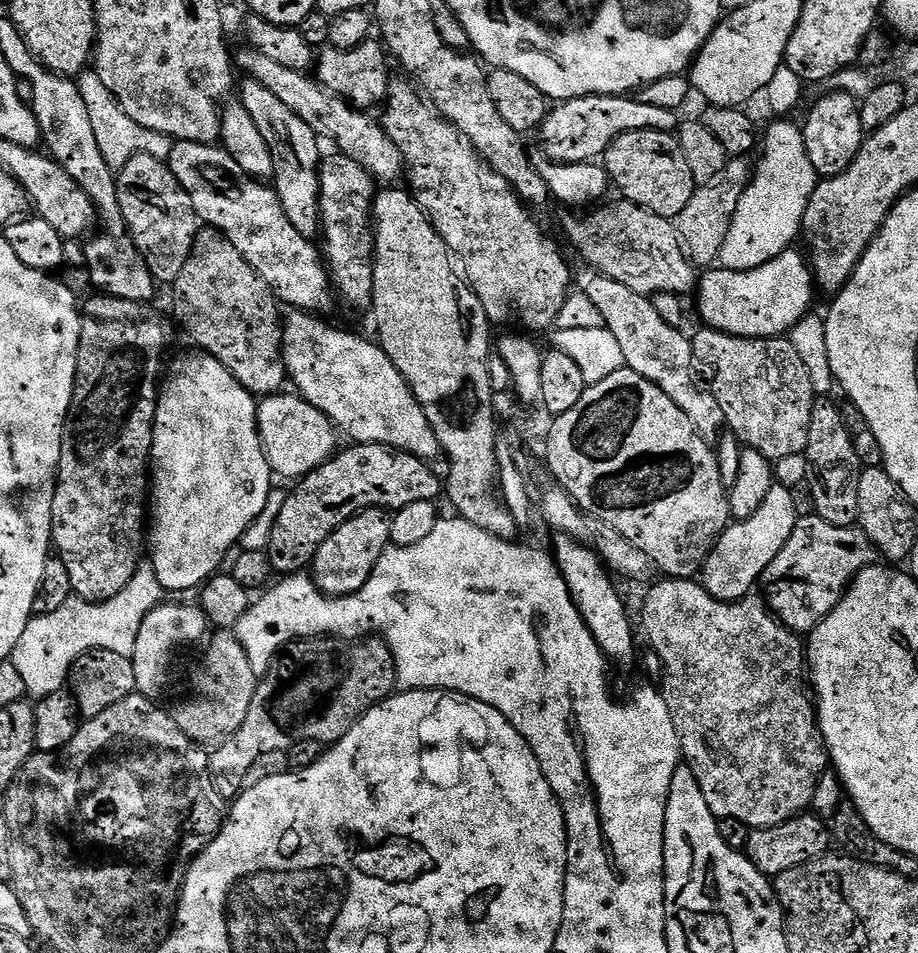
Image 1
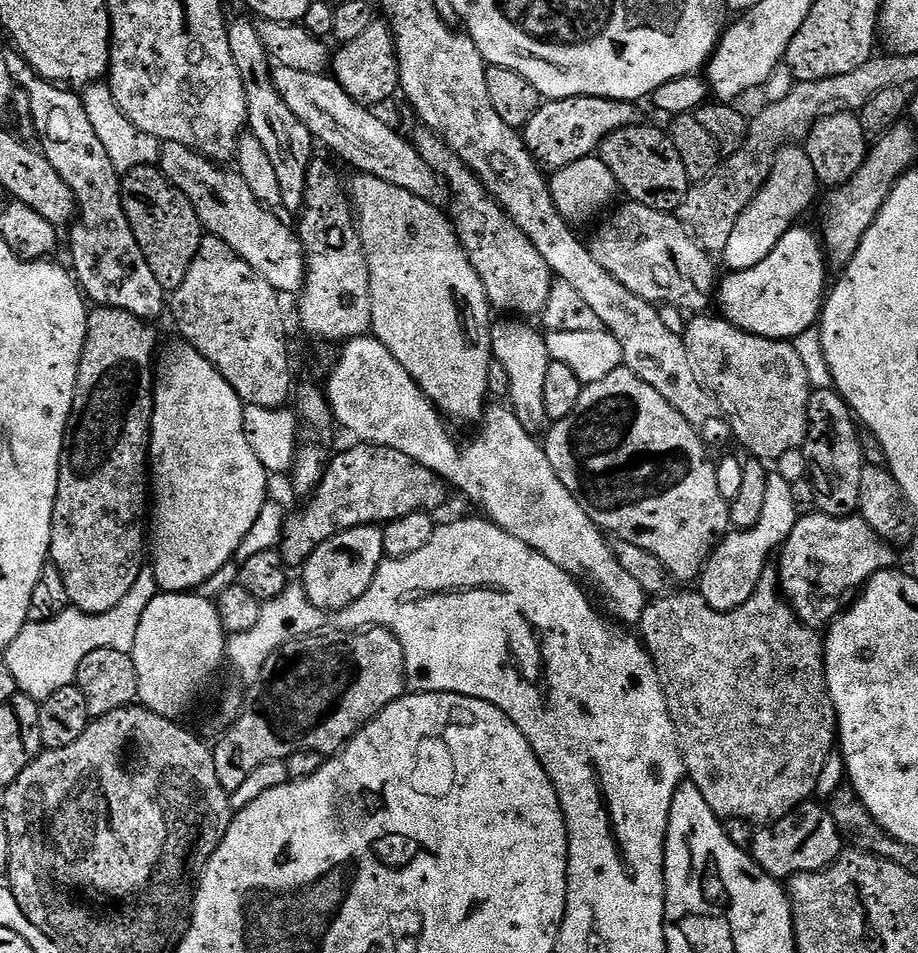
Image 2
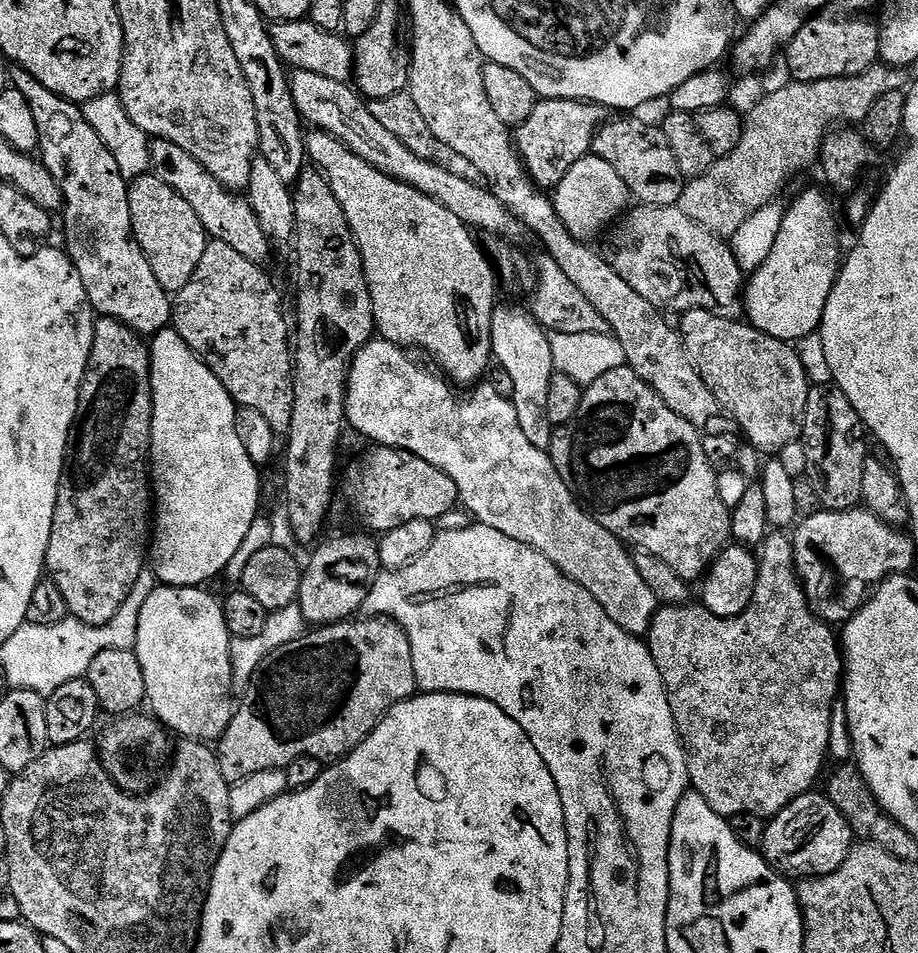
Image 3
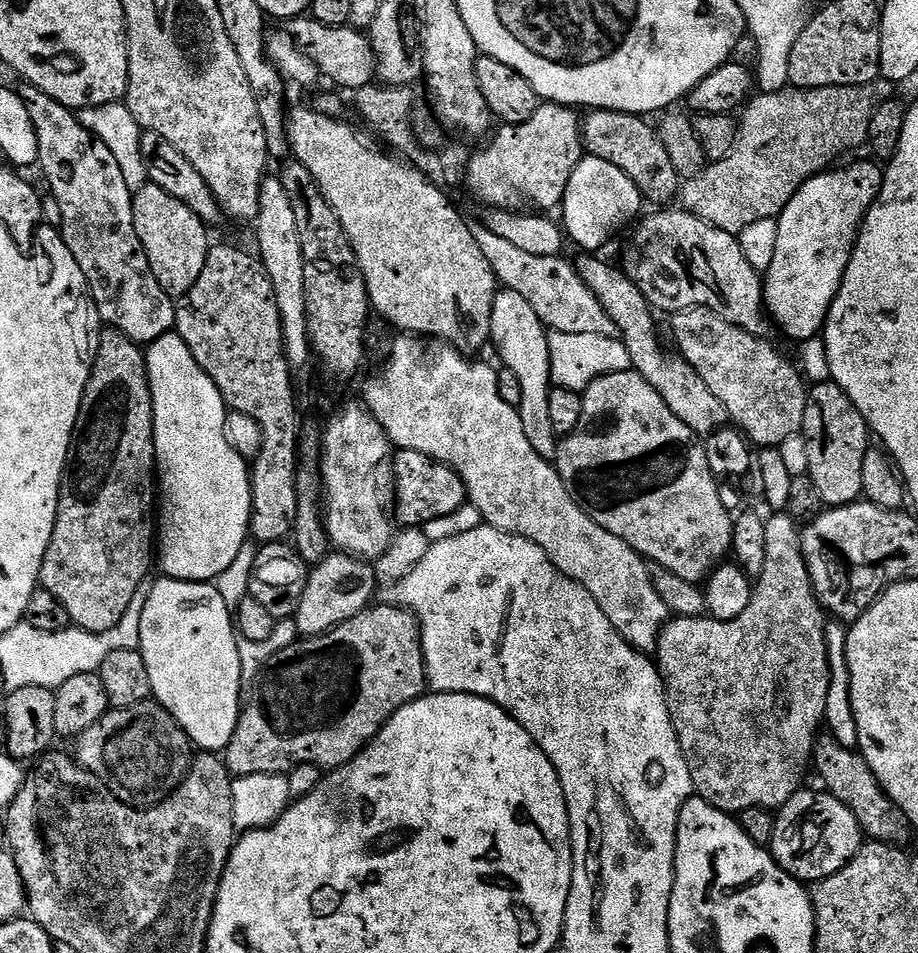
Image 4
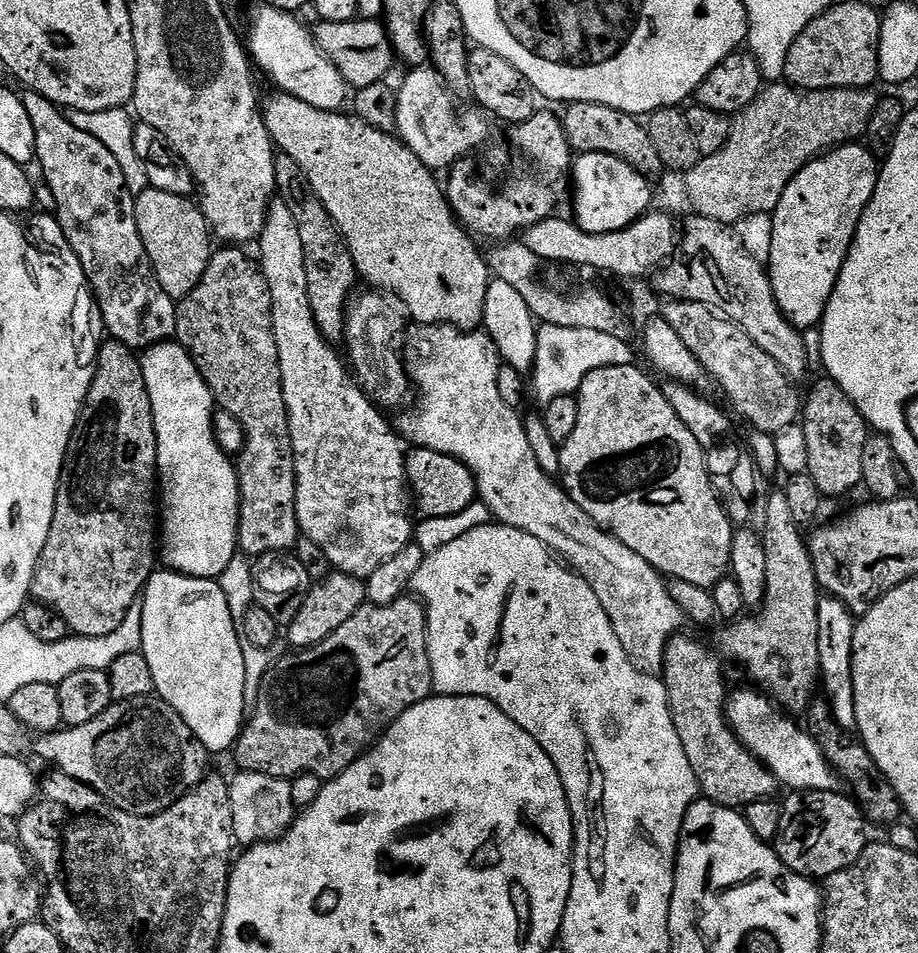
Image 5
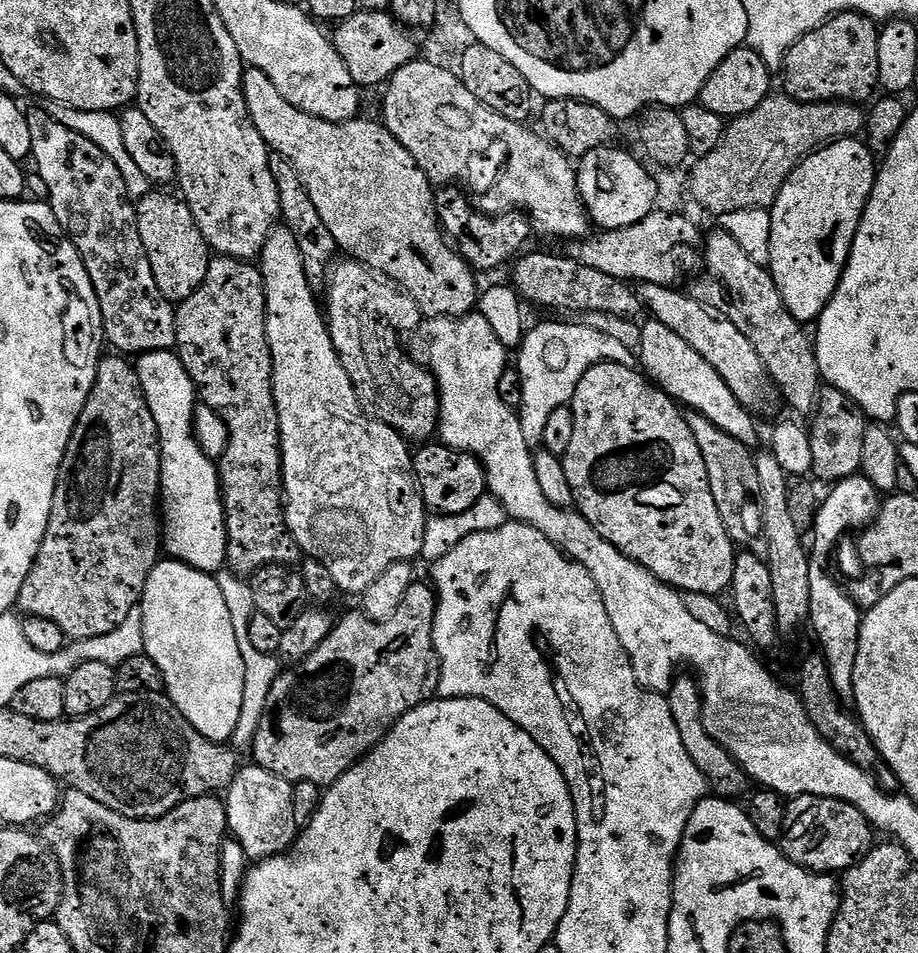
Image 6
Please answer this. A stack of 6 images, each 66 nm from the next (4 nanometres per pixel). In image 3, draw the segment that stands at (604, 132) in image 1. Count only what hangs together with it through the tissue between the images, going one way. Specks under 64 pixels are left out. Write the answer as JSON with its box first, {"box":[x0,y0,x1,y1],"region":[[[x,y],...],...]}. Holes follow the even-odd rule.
{"box":[514,99,609,190],"region":[[[541,99],[534,106],[534,114],[530,114],[514,132],[516,151],[532,181],[542,190],[554,190],[559,186],[560,179],[591,153],[596,132],[609,119],[609,109],[602,104],[586,100]]]}

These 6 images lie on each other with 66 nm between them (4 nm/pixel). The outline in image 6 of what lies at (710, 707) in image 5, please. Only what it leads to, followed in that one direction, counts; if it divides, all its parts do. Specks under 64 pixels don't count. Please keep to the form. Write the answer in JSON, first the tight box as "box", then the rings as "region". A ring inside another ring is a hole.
{"box":[666,675,750,798],"region":[[[681,675],[672,684],[672,689],[666,694],[670,714],[674,714],[674,722],[678,726],[678,734],[682,734],[686,754],[690,754],[690,758],[694,758],[694,766],[698,766],[698,770],[702,770],[711,791],[717,797],[740,798],[736,796],[742,795],[744,791],[746,791],[745,793],[749,791],[750,781],[748,775],[741,768],[738,761],[717,740],[710,738],[710,734],[704,725],[704,701],[699,683],[691,675],[688,676]]]}

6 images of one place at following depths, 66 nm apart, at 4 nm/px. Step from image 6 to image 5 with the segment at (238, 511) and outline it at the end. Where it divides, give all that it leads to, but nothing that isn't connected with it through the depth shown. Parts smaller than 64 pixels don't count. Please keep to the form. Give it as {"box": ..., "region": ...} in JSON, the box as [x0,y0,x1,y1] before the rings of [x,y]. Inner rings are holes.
{"box":[175,246,302,558],"region":[[[224,246],[213,251],[210,262],[206,266],[206,274],[202,274],[202,282],[185,300],[179,301],[176,310],[176,335],[175,339],[190,354],[194,366],[198,366],[198,374],[206,382],[206,386],[212,392],[212,399],[223,411],[230,413],[242,426],[244,431],[244,448],[238,453],[235,461],[236,477],[240,483],[240,521],[238,522],[238,548],[244,556],[255,558],[265,556],[271,552],[288,552],[295,549],[302,533],[296,518],[296,460],[292,457],[292,439],[290,438],[290,426],[286,414],[286,402],[282,394],[282,370],[278,366],[278,342],[274,342],[274,330],[272,329],[272,299],[268,293],[268,283],[264,277],[264,271],[259,263],[247,256],[247,251],[236,246]]]}

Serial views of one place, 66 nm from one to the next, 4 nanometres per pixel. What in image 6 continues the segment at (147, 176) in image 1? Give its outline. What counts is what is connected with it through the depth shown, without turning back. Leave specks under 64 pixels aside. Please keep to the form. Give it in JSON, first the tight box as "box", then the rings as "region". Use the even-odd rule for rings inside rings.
{"box":[135,190,210,306],"region":[[[149,190],[147,194],[135,201],[138,234],[142,234],[142,246],[146,250],[146,258],[150,258],[150,270],[154,270],[154,282],[158,282],[158,290],[173,305],[179,306],[206,278],[210,249],[206,238],[202,238],[202,230],[198,230],[198,222],[194,214],[190,214],[190,206],[179,195],[171,196],[168,190]]]}

